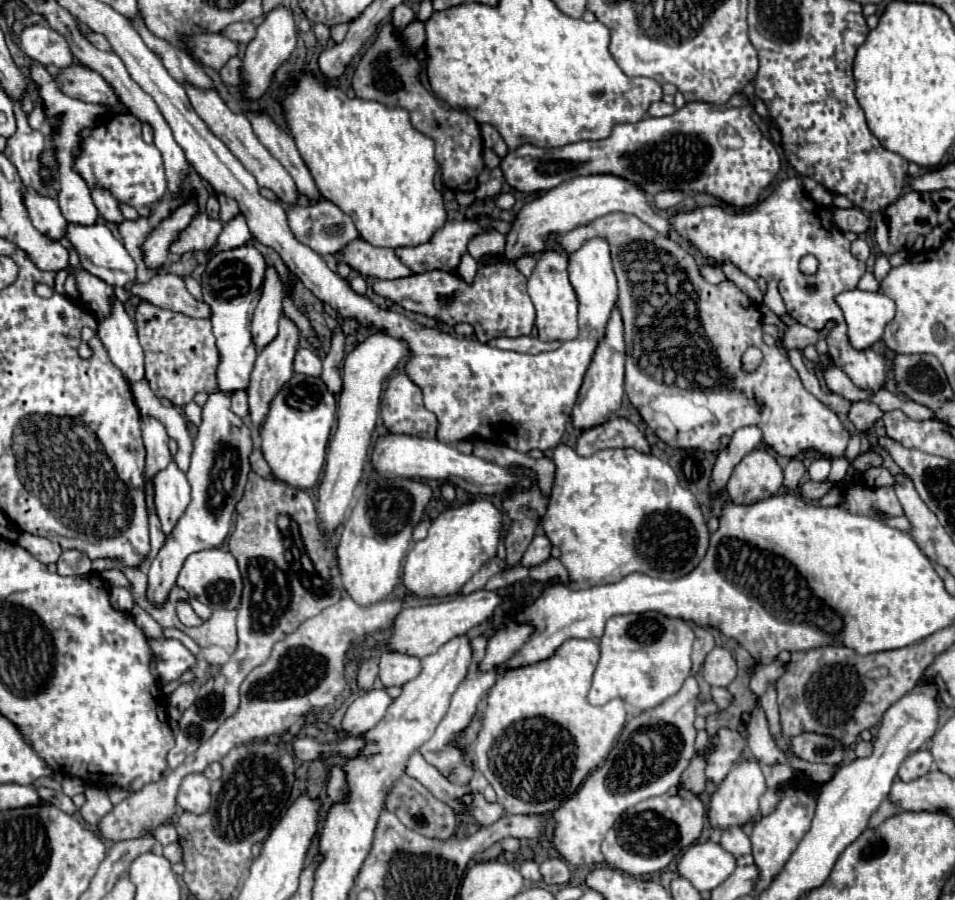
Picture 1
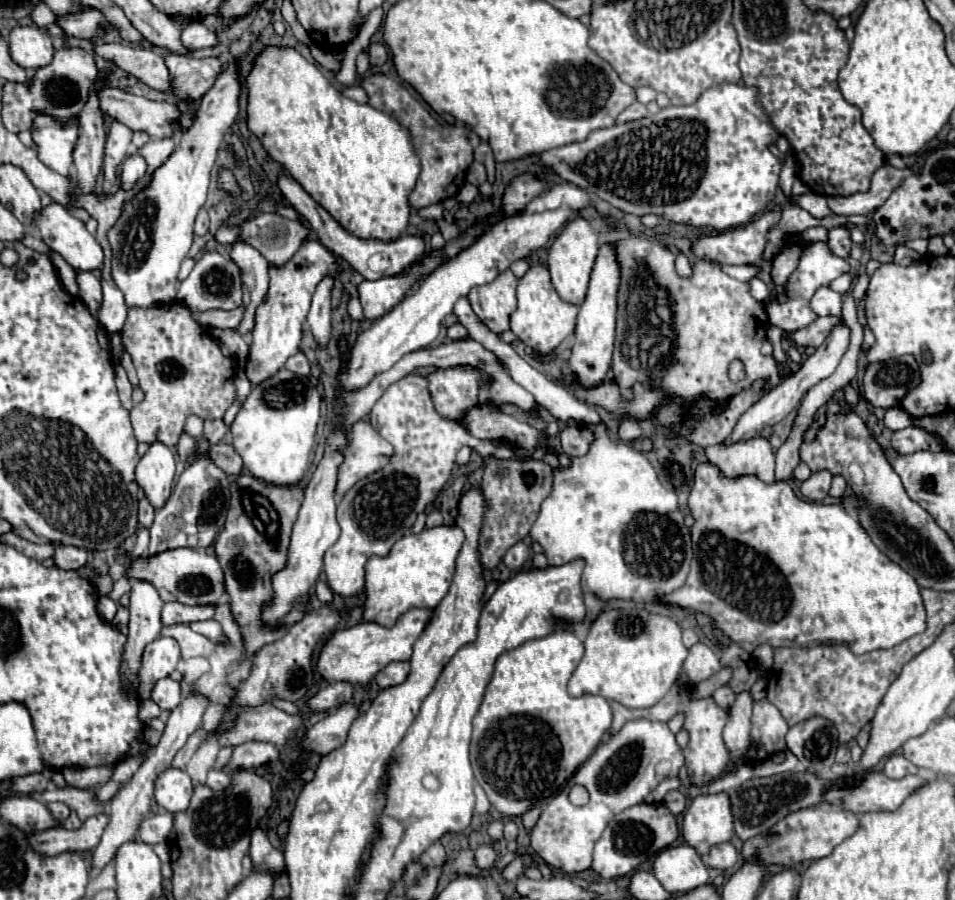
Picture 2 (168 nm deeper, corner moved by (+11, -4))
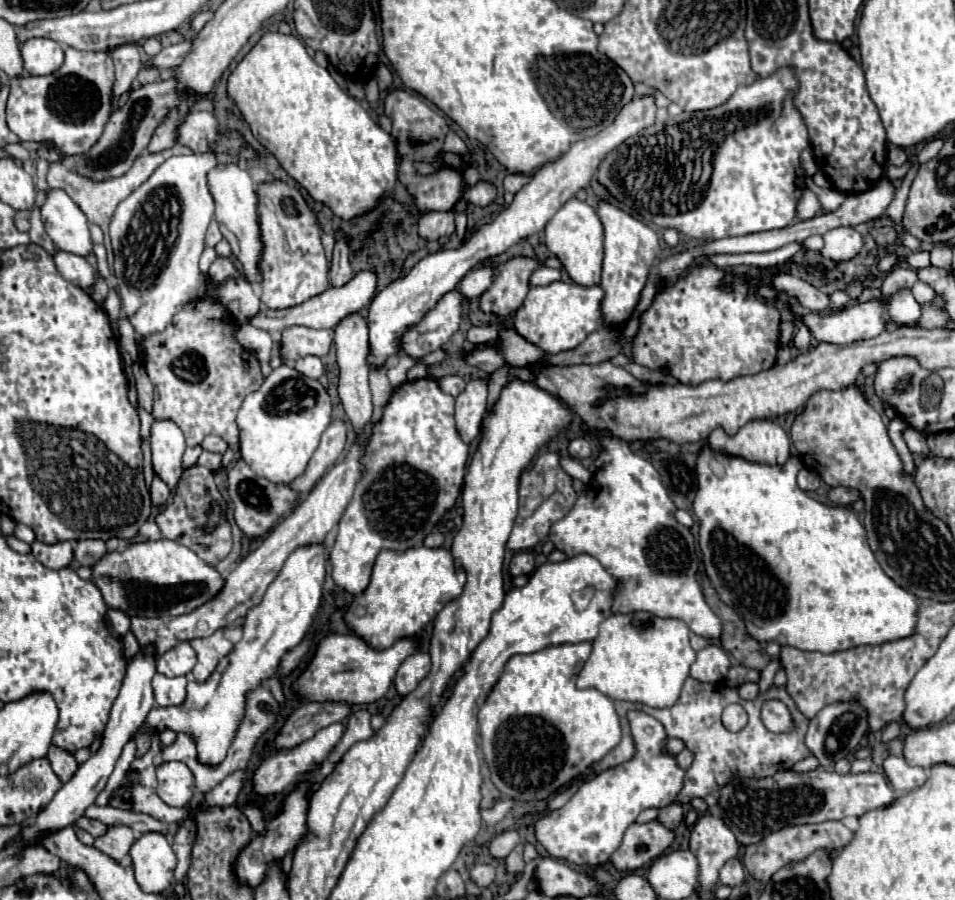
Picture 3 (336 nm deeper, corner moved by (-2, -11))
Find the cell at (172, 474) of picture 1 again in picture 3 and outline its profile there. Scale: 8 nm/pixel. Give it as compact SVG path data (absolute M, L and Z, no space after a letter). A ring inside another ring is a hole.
M154 420L150 428L150 448L154 472L166 478L170 490L182 476L182 454L186 450L184 434L172 420Z

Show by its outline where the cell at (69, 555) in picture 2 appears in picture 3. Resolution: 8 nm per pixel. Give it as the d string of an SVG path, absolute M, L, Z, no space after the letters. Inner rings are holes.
M78 540L74 542L74 558L82 566L92 566L98 558L106 554L106 542L104 540Z

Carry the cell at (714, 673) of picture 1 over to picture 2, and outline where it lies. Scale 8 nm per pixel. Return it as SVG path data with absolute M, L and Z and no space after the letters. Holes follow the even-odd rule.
M697 643L689 649L689 655L683 663L683 669L687 671L687 675L693 683L699 683L699 681L705 681L711 675L719 673L721 663L719 663L719 657L715 655L715 651L711 647Z

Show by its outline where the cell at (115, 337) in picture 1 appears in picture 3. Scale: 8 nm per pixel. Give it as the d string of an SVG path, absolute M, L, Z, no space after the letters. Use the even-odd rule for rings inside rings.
M58 250L52 256L56 270L70 282L74 282L76 286L80 286L82 290L90 290L90 286L96 282L96 272L94 268L86 262L86 258L78 256L78 254L70 254L64 250Z

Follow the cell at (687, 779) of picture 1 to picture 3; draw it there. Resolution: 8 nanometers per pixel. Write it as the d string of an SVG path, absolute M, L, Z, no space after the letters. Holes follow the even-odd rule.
M676 802L658 812L658 822L666 828L676 828L682 824L682 820L684 820L684 812L682 812L682 806Z

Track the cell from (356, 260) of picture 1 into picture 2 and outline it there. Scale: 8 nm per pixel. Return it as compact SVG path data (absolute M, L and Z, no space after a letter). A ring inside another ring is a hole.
M319 241L305 243L305 247L301 247L301 251L297 251L297 255L293 255L293 259L285 267L271 267L269 299L265 299L265 303L261 303L261 307L257 309L257 327L253 329L249 361L245 367L251 385L259 385L265 379L273 377L285 365L285 361L299 351L301 327L309 313L315 287L323 277L335 277L341 271L343 267L339 265L337 255L323 247Z

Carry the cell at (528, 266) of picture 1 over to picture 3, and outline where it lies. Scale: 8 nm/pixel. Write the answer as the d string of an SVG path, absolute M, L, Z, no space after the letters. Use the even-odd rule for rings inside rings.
M542 266L542 268L538 268L538 270L532 274L530 284L532 284L532 286L550 284L550 282L556 282L556 280L560 280L560 278L562 278L562 272L560 272L560 270L552 270L552 268Z

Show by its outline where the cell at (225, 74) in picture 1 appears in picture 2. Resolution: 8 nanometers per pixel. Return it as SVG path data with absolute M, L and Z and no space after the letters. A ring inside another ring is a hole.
M167 55L165 65L173 75L177 95L189 95L195 101L199 101L213 87L221 71L221 61L217 57L193 59L183 55Z

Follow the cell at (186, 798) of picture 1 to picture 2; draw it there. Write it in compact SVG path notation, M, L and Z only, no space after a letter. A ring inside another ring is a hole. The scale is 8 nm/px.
M169 767L161 779L157 779L155 787L155 801L161 809L169 813L185 811L193 797L193 781L183 769Z

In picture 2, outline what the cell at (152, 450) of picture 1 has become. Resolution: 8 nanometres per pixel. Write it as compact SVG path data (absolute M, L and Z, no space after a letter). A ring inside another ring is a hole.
M169 303L161 307L147 307L147 309L131 307L127 313L127 321L121 329L121 337L137 369L139 387L145 393L145 401L141 401L131 409L131 423L133 423L137 441L147 445L159 441L167 447L175 447L187 415L193 413L193 415L199 415L201 419L221 419L225 415L227 407L235 399L235 383L233 383L235 373L233 373L231 359L221 355L221 349L211 339L209 331L191 319L189 309L185 305Z

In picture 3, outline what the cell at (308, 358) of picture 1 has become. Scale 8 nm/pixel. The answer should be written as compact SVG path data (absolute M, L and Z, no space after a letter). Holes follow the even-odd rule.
M304 356L300 360L296 360L294 368L302 374L306 374L308 378L320 378L324 374L324 366L320 362L318 356Z

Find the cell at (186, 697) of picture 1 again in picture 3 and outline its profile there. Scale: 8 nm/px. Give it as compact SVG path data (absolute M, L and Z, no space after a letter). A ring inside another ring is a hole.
M156 672L156 676L152 678L152 688L154 688L154 698L160 706L178 706L186 698L186 678L184 676L168 678Z

